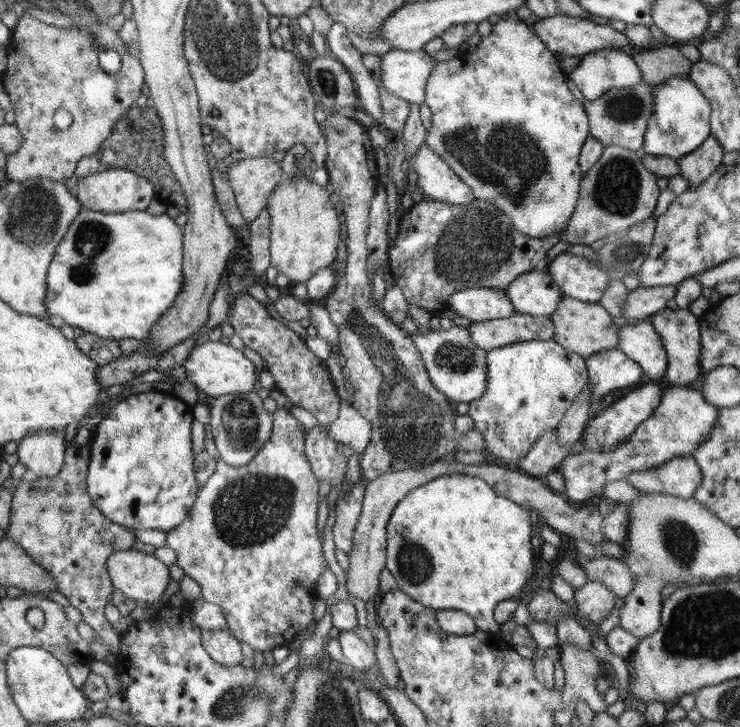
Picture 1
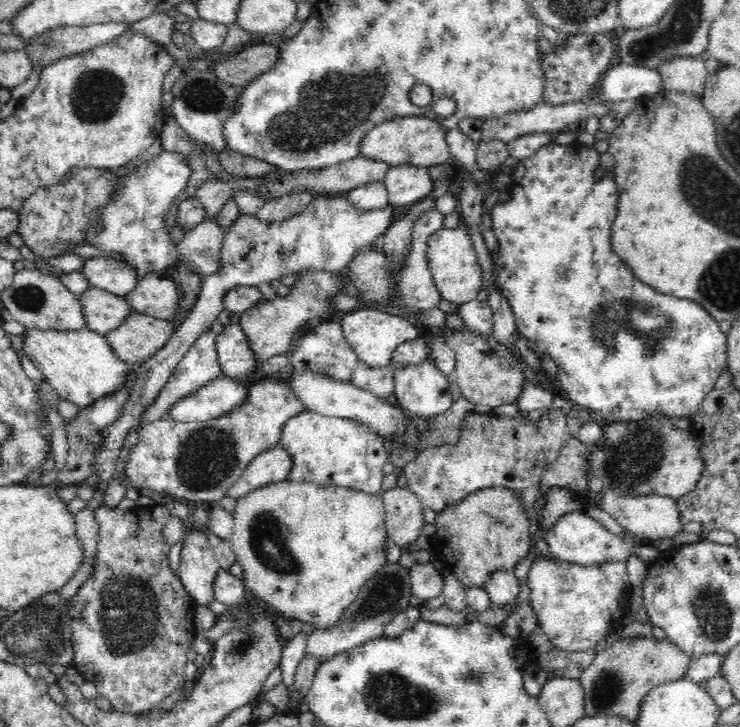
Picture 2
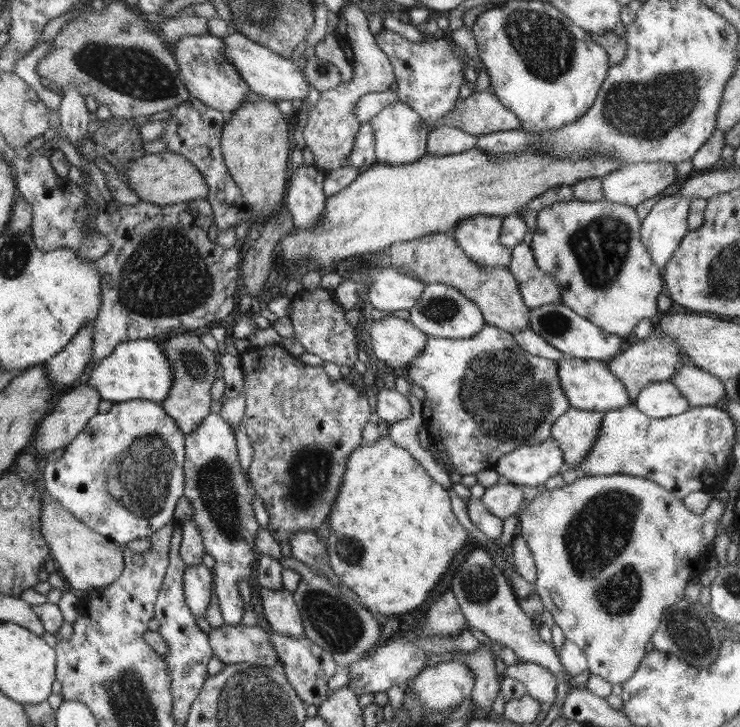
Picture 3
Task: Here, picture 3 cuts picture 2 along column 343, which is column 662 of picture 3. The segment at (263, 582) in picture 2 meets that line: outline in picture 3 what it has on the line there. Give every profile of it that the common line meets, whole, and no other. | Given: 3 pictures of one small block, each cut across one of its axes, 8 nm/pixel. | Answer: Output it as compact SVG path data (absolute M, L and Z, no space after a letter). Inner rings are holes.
M622 473L579 475L572 484L566 483L566 485L553 490L545 489L543 492L540 491L529 504L523 506L520 510L518 534L524 537L524 540L528 543L538 570L538 579L533 586L534 592L542 599L544 609L552 613L554 621L556 621L555 625L562 629L566 639L584 651L591 674L601 676L612 684L622 684L628 678L632 678L632 674L636 672L638 664L642 662L642 658L647 653L646 646L651 642L651 637L660 627L664 610L684 599L688 582L699 579L708 569L711 560L710 554L714 550L716 526L718 526L718 522L724 514L724 509L724 502L714 496L708 507L706 507L706 511L702 514L696 514L686 507L683 499L676 497L656 482L636 475Z

